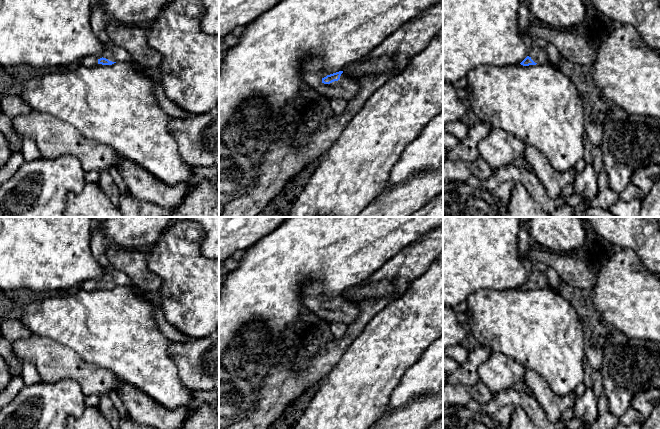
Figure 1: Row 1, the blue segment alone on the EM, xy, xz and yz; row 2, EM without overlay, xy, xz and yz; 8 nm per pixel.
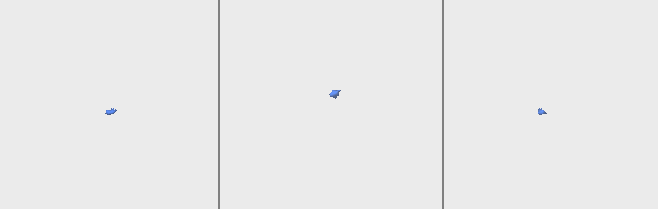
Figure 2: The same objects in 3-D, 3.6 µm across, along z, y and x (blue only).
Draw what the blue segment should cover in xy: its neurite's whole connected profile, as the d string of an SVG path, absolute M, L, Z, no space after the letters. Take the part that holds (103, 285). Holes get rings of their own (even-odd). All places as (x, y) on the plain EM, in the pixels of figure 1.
M106 268L101 279L97 280L98 288L112 289L116 286L135 287L131 279L115 268Z

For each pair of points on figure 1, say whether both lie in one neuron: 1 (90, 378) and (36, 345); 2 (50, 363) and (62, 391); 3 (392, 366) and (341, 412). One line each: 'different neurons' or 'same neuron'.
1: same neuron
2: different neurons
3: same neuron

